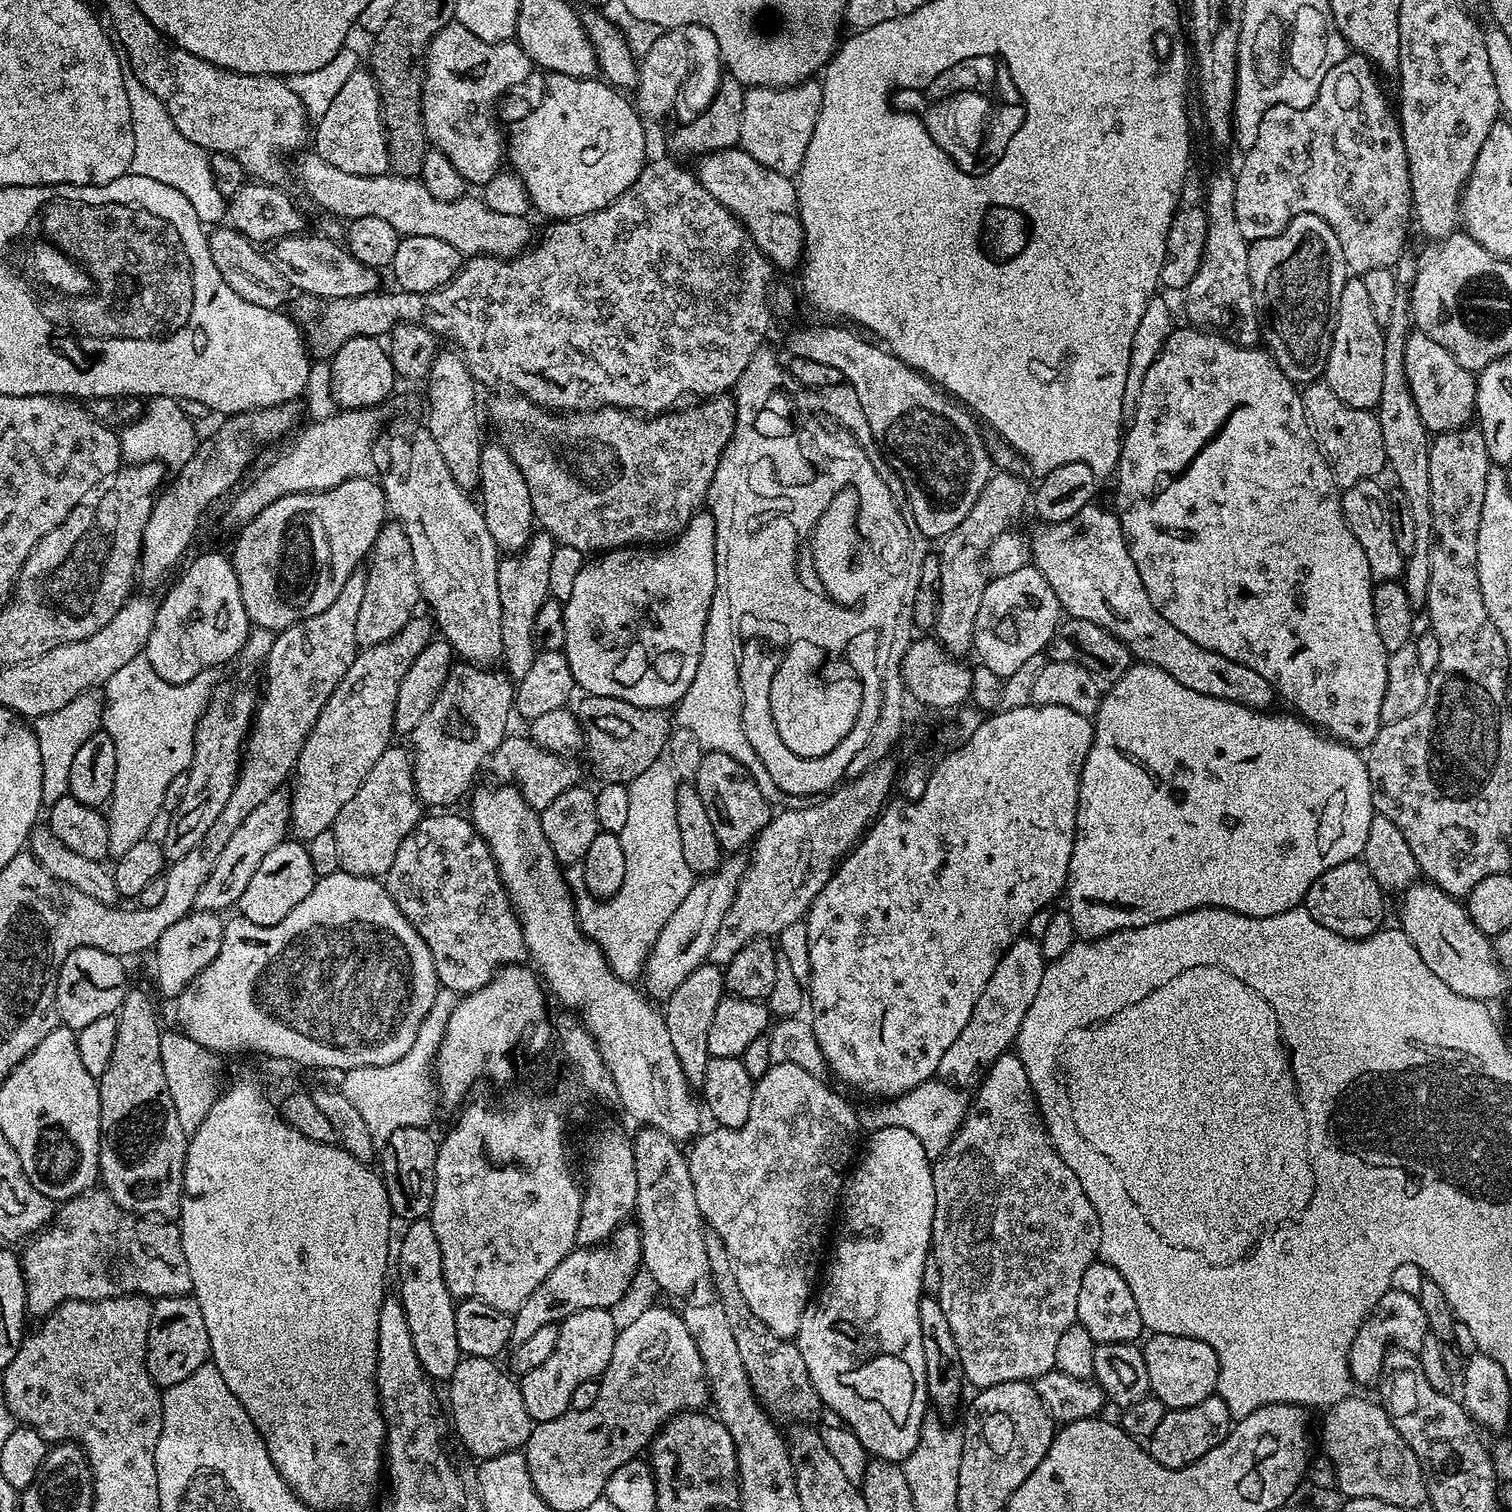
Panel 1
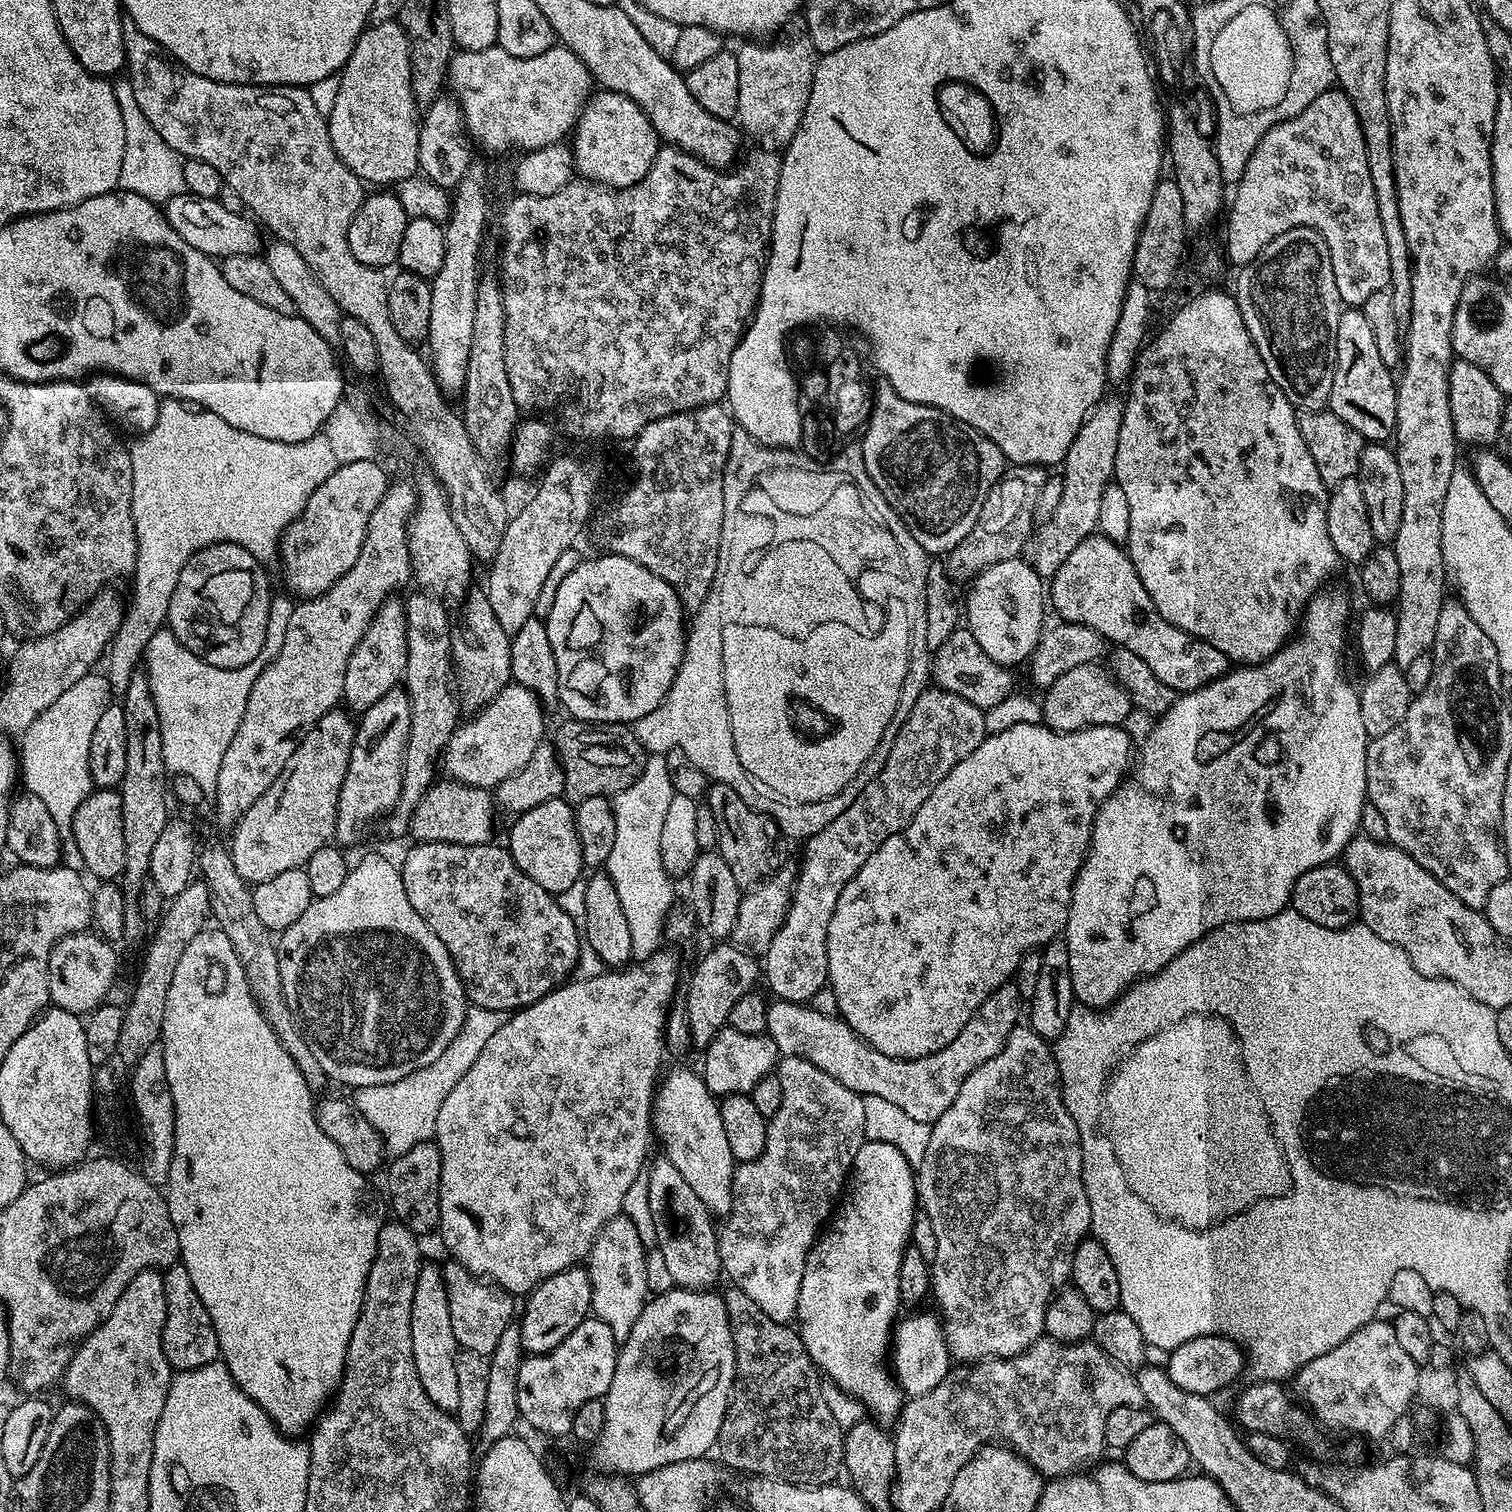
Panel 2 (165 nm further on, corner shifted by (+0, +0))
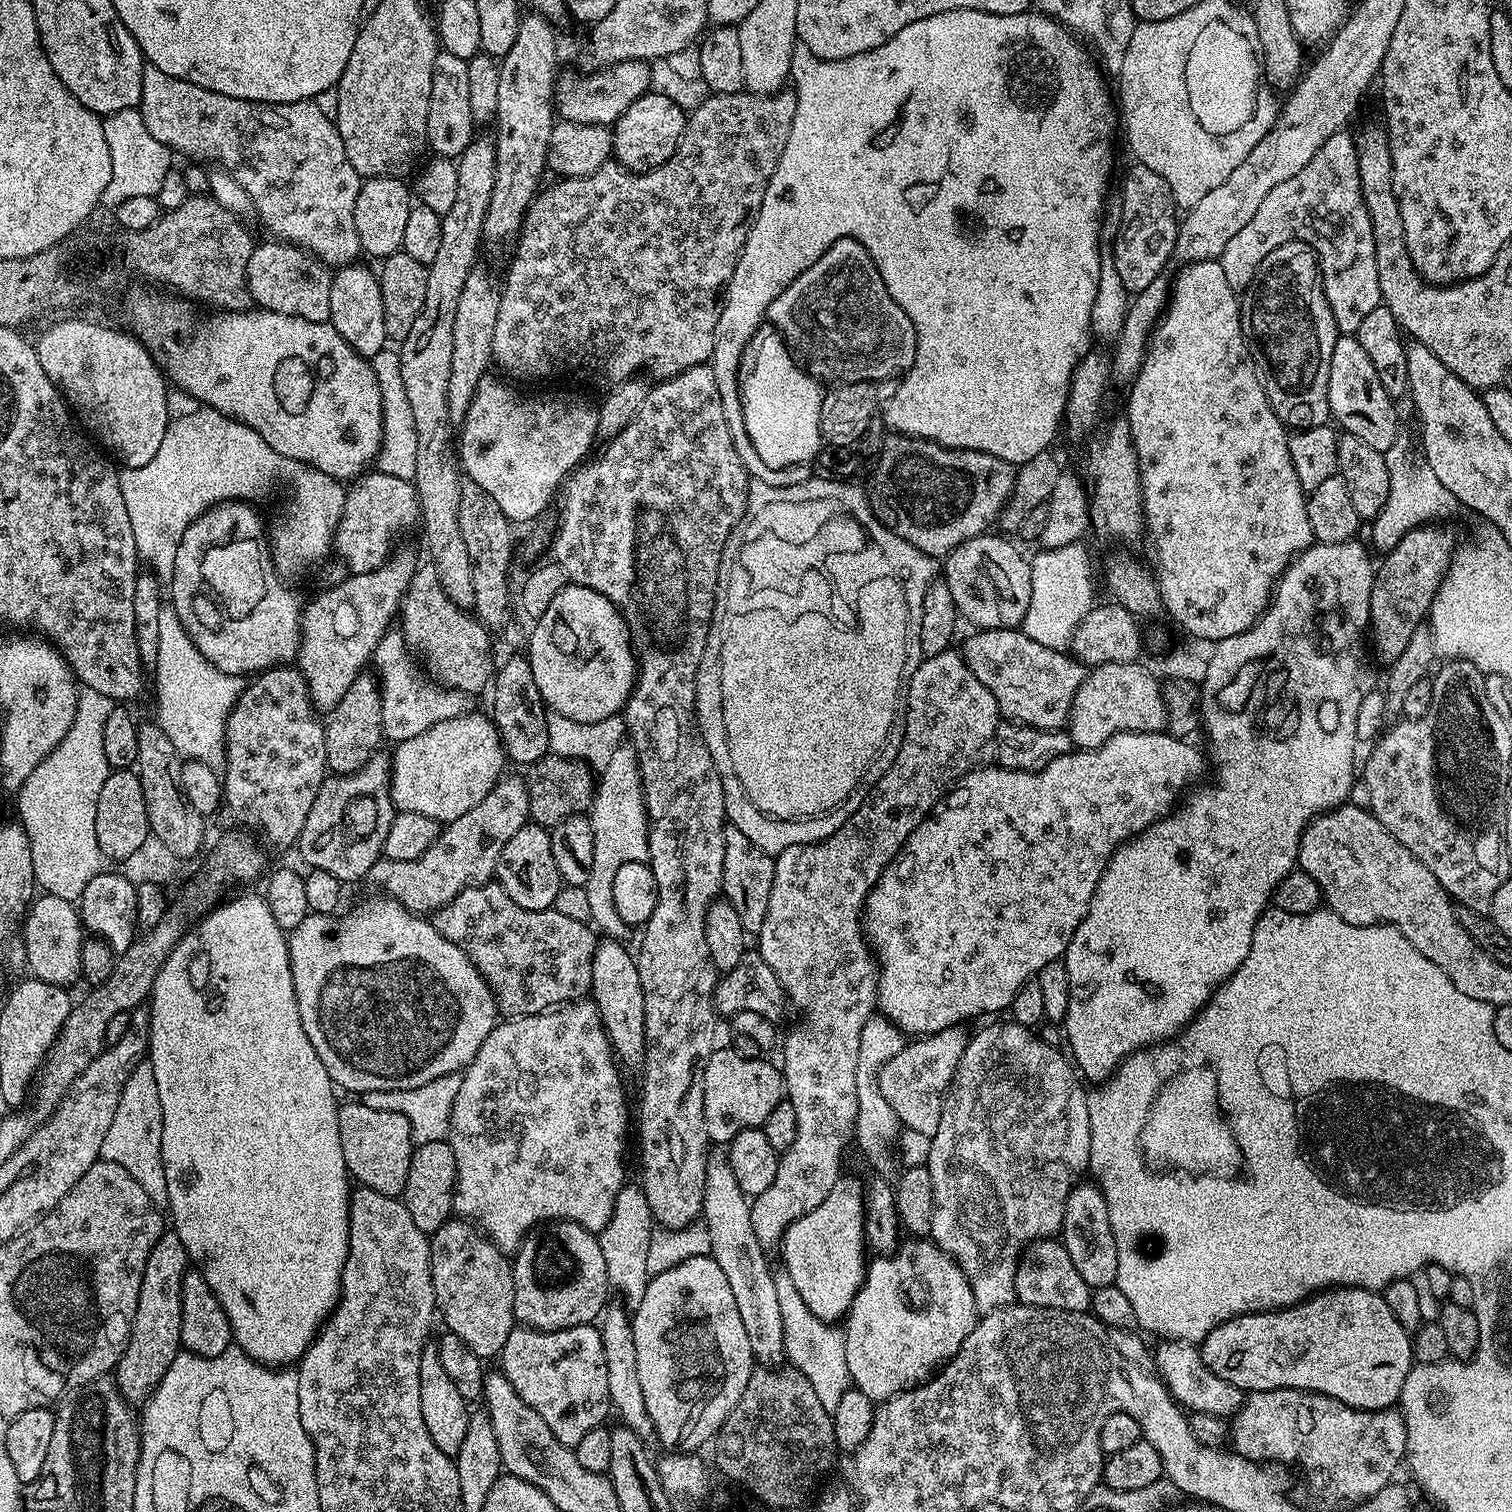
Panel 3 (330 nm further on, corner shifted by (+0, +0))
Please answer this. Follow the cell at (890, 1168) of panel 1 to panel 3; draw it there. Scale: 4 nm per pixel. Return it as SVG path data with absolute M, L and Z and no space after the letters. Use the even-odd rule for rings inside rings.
M848 1174L841 1175L838 1182L834 1182L834 1190L826 1194L823 1202L814 1206L810 1214L798 1218L786 1230L782 1241L784 1248L783 1267L790 1274L794 1287L798 1289L798 1294L802 1294L802 1302L818 1314L818 1318L829 1322L840 1322L847 1317L848 1309L851 1308L854 1298L864 1281L866 1271L866 1241L864 1239L864 1190L865 1185L859 1184L854 1177Z

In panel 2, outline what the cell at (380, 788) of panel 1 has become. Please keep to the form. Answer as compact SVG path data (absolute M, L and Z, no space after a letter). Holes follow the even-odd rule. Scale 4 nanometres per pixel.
M423 590L414 591L412 597L404 600L404 617L408 623L406 630L406 670L402 687L408 693L410 702L410 738L408 739L408 749L404 755L404 773L402 774L402 790L395 808L387 817L386 823L394 835L405 835L408 832L408 822L412 819L412 812L418 806L418 802L426 794L426 790L431 788L437 779L438 761L444 751L444 745L452 737L452 732L458 726L456 712L458 713L458 696L454 691L454 669L452 666L452 651L450 650L450 638L454 627L453 621L448 621L448 612L439 604L441 602L435 595Z

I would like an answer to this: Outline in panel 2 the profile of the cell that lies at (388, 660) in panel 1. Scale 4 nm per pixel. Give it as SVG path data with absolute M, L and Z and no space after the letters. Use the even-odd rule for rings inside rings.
M333 710L318 718L306 738L302 738L298 750L290 754L290 762L282 766L282 774L274 778L274 786L270 786L270 790L266 790L266 794L262 794L262 798L258 798L258 802L254 802L254 806L250 806L250 810L246 810L246 814L242 814L240 821L231 829L230 851L234 870L249 886L270 882L270 878L286 870L303 868L314 850L322 850L322 846L335 837L338 794L342 794L342 778L346 778L350 750L356 737L356 724L351 720L353 717L347 711L340 711Z

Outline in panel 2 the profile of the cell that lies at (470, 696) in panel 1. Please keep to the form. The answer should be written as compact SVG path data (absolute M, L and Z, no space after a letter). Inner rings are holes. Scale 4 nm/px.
M473 587L463 597L460 608L460 621L455 621L450 650L454 669L454 684L458 689L458 704L468 714L475 714L512 680L510 670L510 634L502 630L494 610L490 607L487 591L483 587Z

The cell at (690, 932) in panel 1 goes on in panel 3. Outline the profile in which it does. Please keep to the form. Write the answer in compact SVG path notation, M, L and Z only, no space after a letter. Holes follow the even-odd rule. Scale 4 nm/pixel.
M591 999L574 1000L570 1004L557 1006L547 1012L501 1019L496 1028L490 1030L490 1034L486 1034L486 1042L478 1046L478 1054L474 1054L474 1058L464 1069L462 1087L458 1090L458 1098L454 1098L454 1110L450 1110L450 1126L446 1139L454 1150L456 1163L453 1213L457 1217L471 1220L492 1244L505 1254L515 1253L524 1237L537 1224L549 1220L573 1220L578 1226L599 1234L606 1226L606 1222L610 1222L620 1189L626 1183L624 1155L628 1152L628 1096L624 1093L620 1072L622 1073L621 1065L612 1055L608 1035Z

